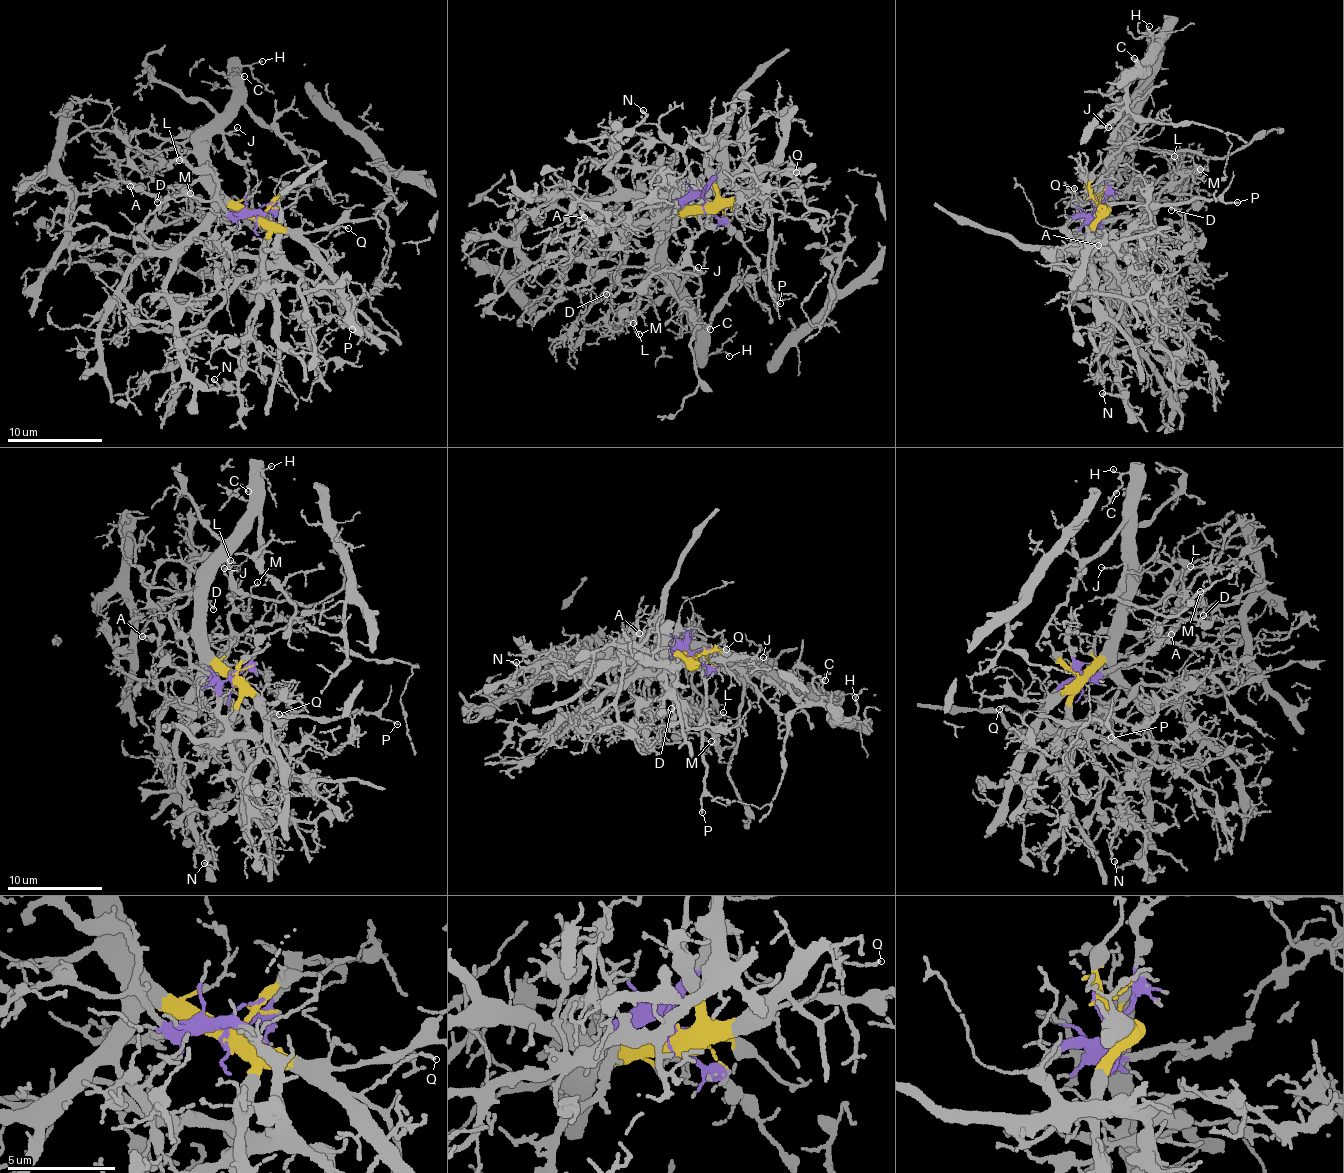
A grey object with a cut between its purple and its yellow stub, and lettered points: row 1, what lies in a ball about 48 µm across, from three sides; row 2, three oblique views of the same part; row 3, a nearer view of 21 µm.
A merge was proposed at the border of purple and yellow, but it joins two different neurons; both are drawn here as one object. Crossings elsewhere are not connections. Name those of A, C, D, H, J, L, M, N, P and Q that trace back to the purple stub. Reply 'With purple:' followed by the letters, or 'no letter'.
With purple: A, D, L, M

